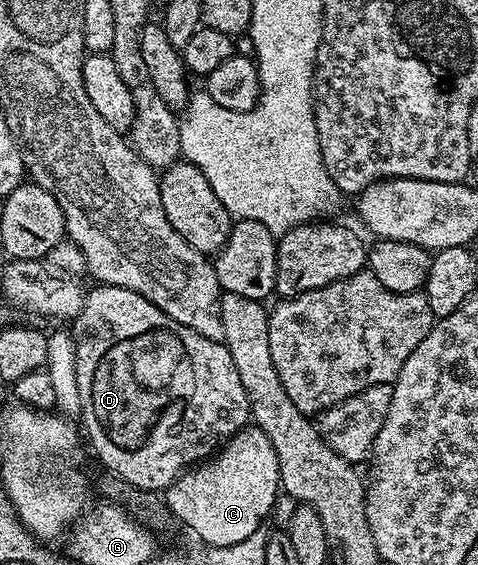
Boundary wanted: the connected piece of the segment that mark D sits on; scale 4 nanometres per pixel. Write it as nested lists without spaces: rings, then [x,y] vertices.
[[[99,284],[88,291],[83,297],[81,310],[75,315],[69,331],[75,338],[75,361],[77,362],[77,390],[81,390],[82,427],[85,436],[91,439],[91,448],[99,455],[99,460],[108,469],[131,488],[140,488],[143,492],[162,493],[170,484],[183,475],[188,468],[208,459],[224,442],[230,440],[233,434],[248,427],[251,420],[251,407],[245,394],[245,386],[241,386],[241,377],[237,375],[237,366],[233,366],[233,358],[229,354],[226,344],[218,340],[210,340],[197,330],[189,330],[189,326],[181,326],[169,314],[165,314],[153,302],[146,300],[141,294],[133,290],[125,290],[121,286]]]

